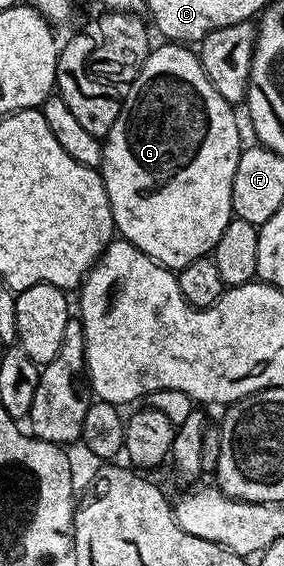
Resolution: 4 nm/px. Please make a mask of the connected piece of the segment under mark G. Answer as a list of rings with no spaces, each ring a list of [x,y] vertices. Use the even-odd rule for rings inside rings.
[[[162,44],[166,46],[155,45],[151,49],[150,55],[144,60],[144,68],[125,87],[120,116],[116,116],[116,124],[106,134],[104,145],[102,147],[102,164],[100,173],[102,175],[102,185],[108,192],[110,201],[110,216],[113,225],[116,227],[123,239],[131,242],[140,252],[147,254],[149,258],[159,262],[161,266],[167,268],[181,268],[195,262],[198,258],[205,258],[214,249],[214,245],[220,240],[224,233],[224,228],[228,228],[234,209],[232,208],[232,176],[236,176],[236,164],[240,160],[244,149],[242,134],[238,131],[238,118],[234,115],[235,107],[212,88],[208,76],[202,67],[201,57],[194,54],[189,45],[186,44]]]

